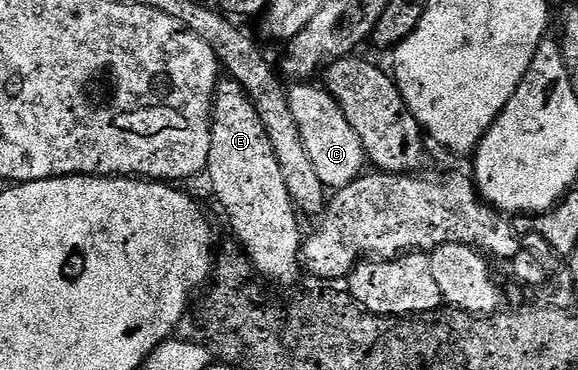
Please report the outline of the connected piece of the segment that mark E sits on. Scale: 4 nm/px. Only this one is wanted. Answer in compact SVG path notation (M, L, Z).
M223 81L218 84L211 108L211 144L205 175L211 178L211 191L223 206L231 222L232 233L247 250L250 265L262 278L278 278L282 285L293 282L299 271L301 273L301 248L305 240L302 234L299 236L299 219L295 216L297 205L291 199L285 177L281 177L281 165L277 165L275 150L265 133L265 125L240 83Z

